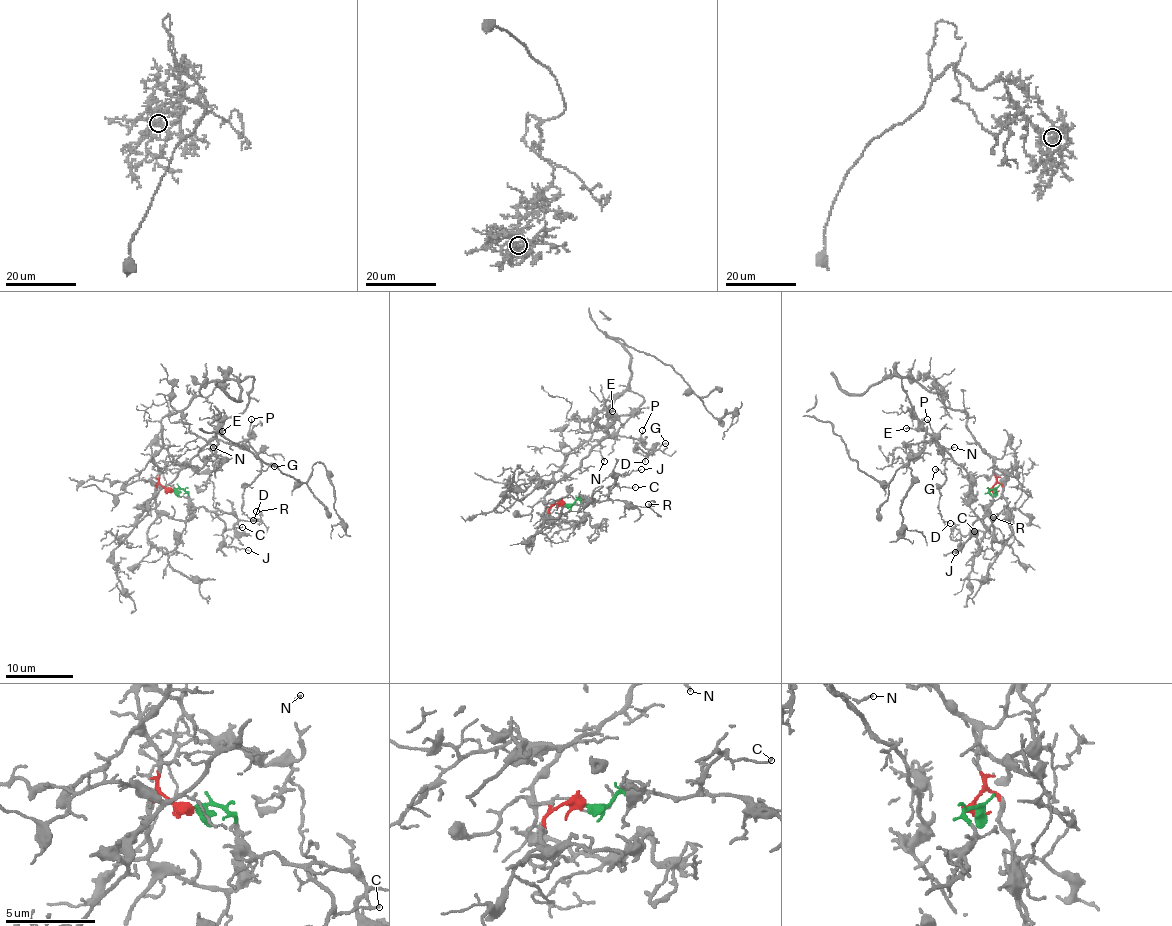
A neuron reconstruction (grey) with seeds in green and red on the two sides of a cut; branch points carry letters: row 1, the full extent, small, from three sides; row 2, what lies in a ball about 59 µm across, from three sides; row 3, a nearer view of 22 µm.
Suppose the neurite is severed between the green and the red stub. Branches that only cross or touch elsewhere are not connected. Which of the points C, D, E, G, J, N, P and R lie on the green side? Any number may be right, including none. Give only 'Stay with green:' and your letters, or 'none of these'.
Stay with green: C, J, R

